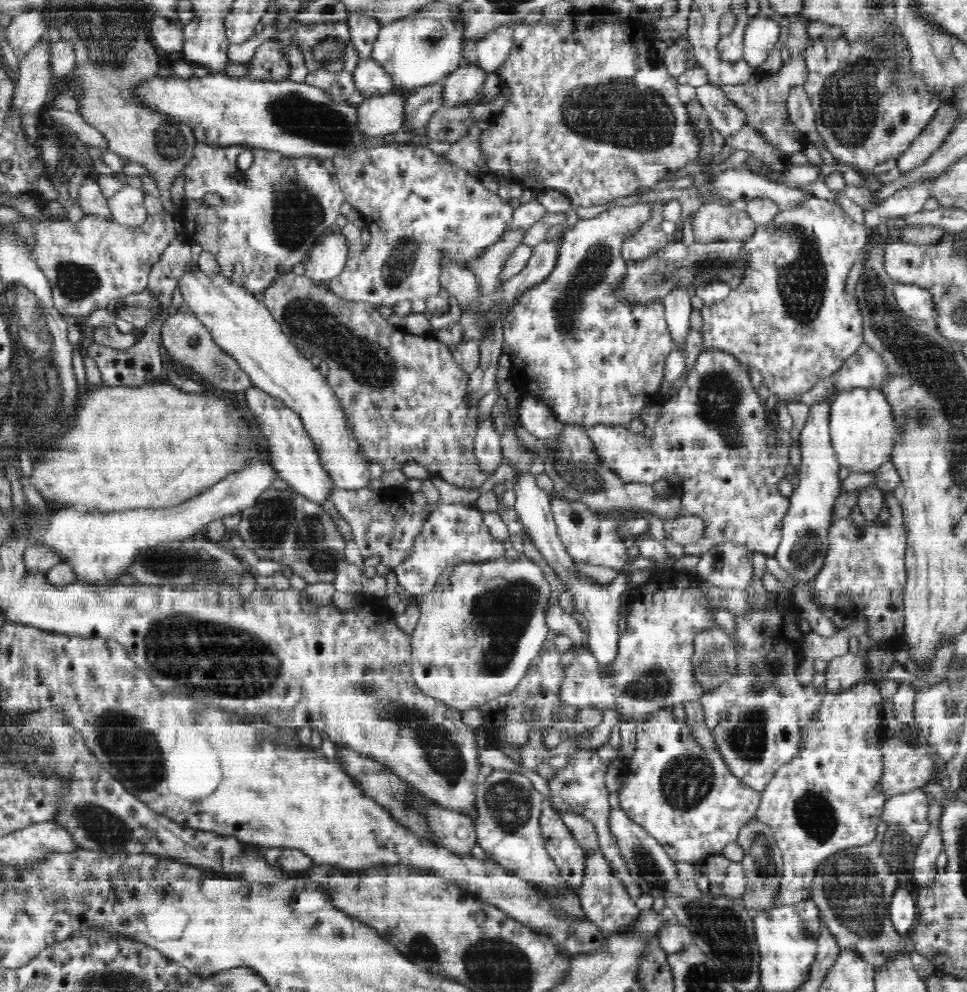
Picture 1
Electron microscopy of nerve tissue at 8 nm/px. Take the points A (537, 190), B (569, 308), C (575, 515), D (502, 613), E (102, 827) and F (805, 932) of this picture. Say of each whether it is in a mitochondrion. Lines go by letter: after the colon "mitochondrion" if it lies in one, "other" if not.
A: other
B: mitochondrion
C: mitochondrion
D: mitochondrion
E: mitochondrion
F: mitochondrion

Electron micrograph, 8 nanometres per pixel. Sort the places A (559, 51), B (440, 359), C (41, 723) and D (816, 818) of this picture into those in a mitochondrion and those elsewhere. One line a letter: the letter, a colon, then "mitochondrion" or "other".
A: other
B: other
C: other
D: mitochondrion

